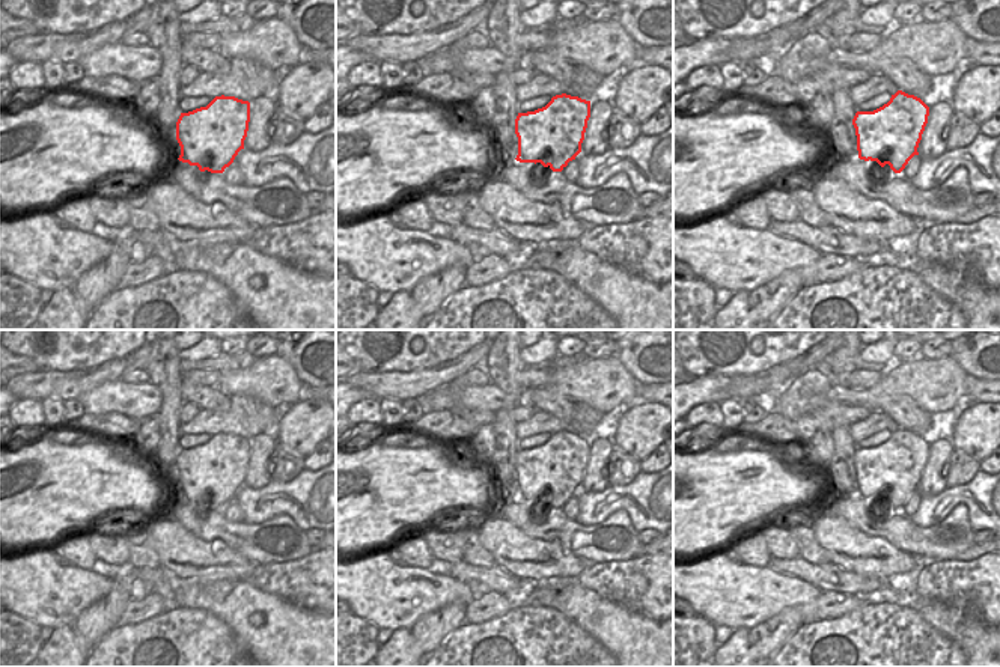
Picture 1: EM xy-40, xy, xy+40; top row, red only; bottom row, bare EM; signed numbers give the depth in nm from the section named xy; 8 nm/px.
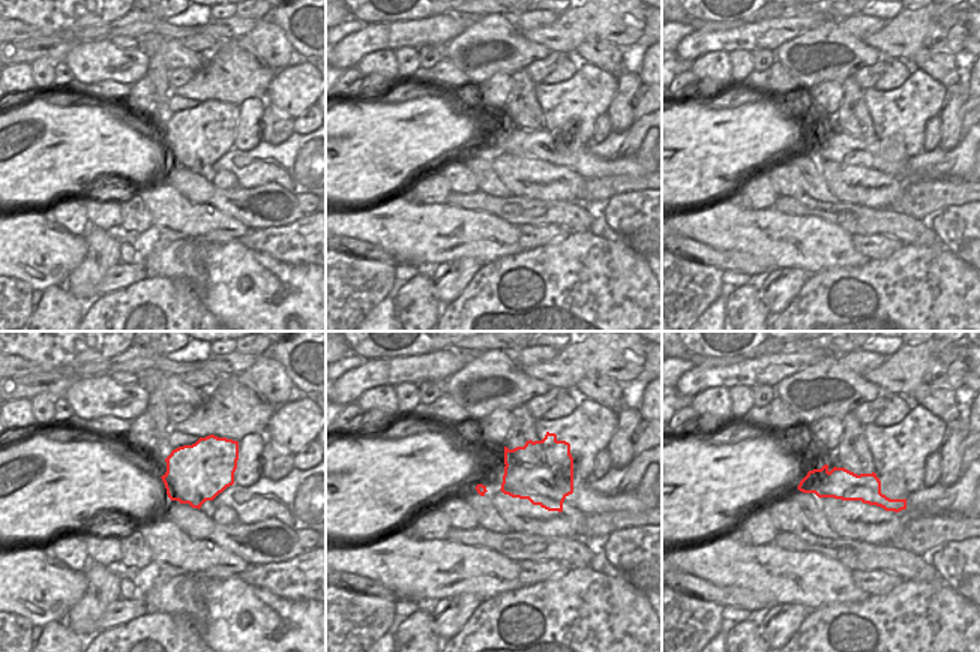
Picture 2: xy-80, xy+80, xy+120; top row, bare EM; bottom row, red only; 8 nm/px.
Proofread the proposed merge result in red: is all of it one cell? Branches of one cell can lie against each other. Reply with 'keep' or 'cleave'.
cleave

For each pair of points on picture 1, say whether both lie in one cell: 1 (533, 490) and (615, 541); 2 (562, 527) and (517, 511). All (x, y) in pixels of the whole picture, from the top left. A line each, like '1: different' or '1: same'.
1: same
2: same

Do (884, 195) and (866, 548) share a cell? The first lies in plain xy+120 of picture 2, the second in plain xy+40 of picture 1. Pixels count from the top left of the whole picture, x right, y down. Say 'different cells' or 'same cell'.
different cells

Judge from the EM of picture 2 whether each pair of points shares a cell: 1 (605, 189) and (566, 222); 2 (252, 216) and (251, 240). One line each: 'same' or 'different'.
1: different
2: different

